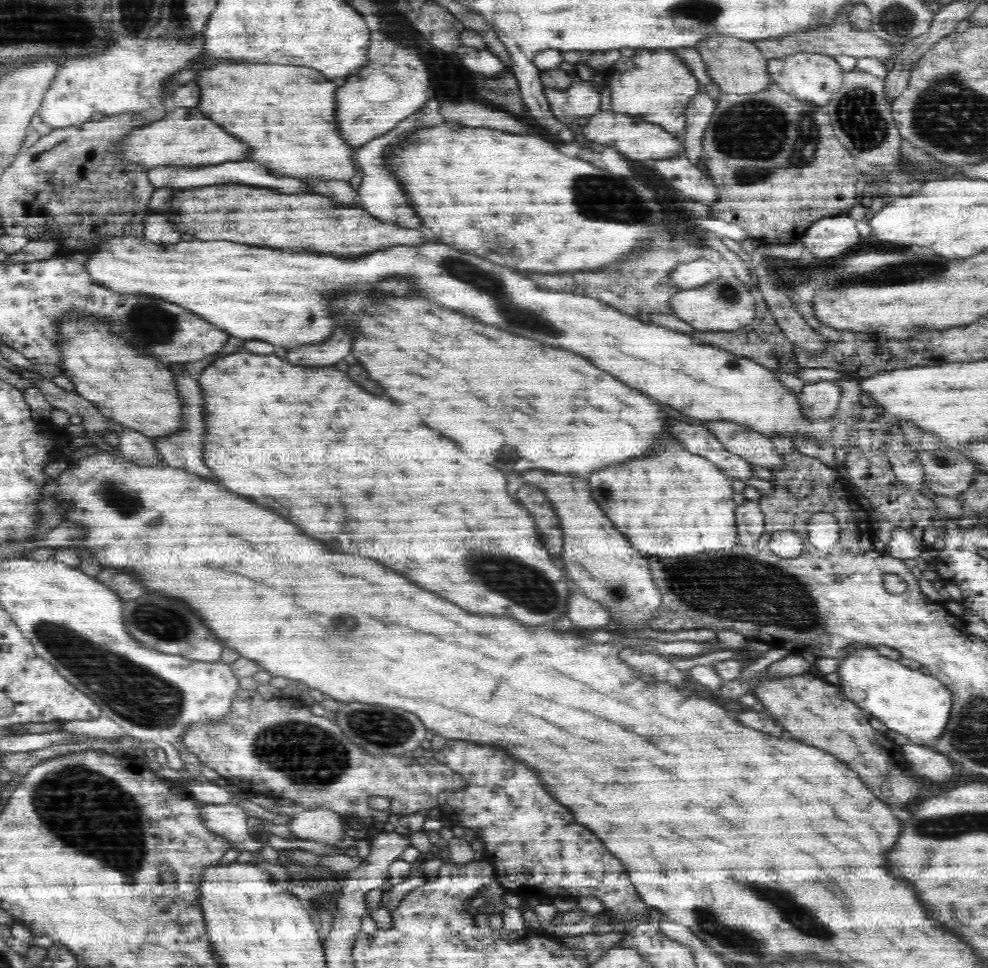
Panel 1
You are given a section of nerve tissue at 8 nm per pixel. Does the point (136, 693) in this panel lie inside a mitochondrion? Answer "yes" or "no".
yes

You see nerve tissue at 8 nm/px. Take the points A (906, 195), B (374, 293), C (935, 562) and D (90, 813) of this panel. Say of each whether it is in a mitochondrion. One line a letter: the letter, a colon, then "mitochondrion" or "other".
A: other
B: other
C: other
D: mitochondrion

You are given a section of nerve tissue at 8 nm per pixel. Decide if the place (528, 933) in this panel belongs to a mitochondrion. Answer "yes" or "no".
no

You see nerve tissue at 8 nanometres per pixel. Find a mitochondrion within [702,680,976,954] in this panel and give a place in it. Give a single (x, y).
(786, 905)

